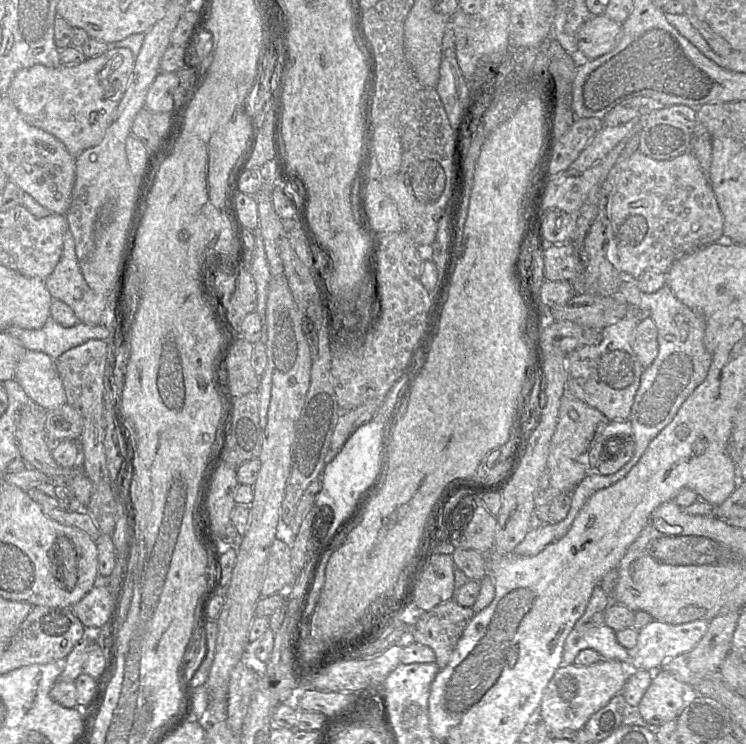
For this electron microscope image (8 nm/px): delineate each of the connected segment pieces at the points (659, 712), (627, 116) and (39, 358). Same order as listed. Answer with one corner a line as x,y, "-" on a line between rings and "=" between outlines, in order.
660,670
643,695
638,711
647,723
661,726
678,718
692,694
696,693
672,673
=
636,96
624,100
617,104
606,116
602,119
604,126
619,126
627,123
635,117
648,115
658,107
665,107
647,96
=
28,350
16,366
14,380
46,411
67,402
56,361
46,353

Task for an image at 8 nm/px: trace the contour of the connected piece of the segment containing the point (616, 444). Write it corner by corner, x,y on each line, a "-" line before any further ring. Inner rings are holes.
614,435
607,439
600,453
600,465
591,471
611,475
619,471
635,452
634,436

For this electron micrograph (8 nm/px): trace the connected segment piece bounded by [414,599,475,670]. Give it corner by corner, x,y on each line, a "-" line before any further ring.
451,599
423,613
414,626
414,641
433,649
436,664
443,670
474,615
472,607
463,607

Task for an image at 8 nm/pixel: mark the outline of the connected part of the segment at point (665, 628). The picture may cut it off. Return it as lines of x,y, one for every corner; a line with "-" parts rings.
702,619
682,624
651,621
638,632
636,647
628,650
631,669
656,670
666,661
691,651
706,634
709,624

